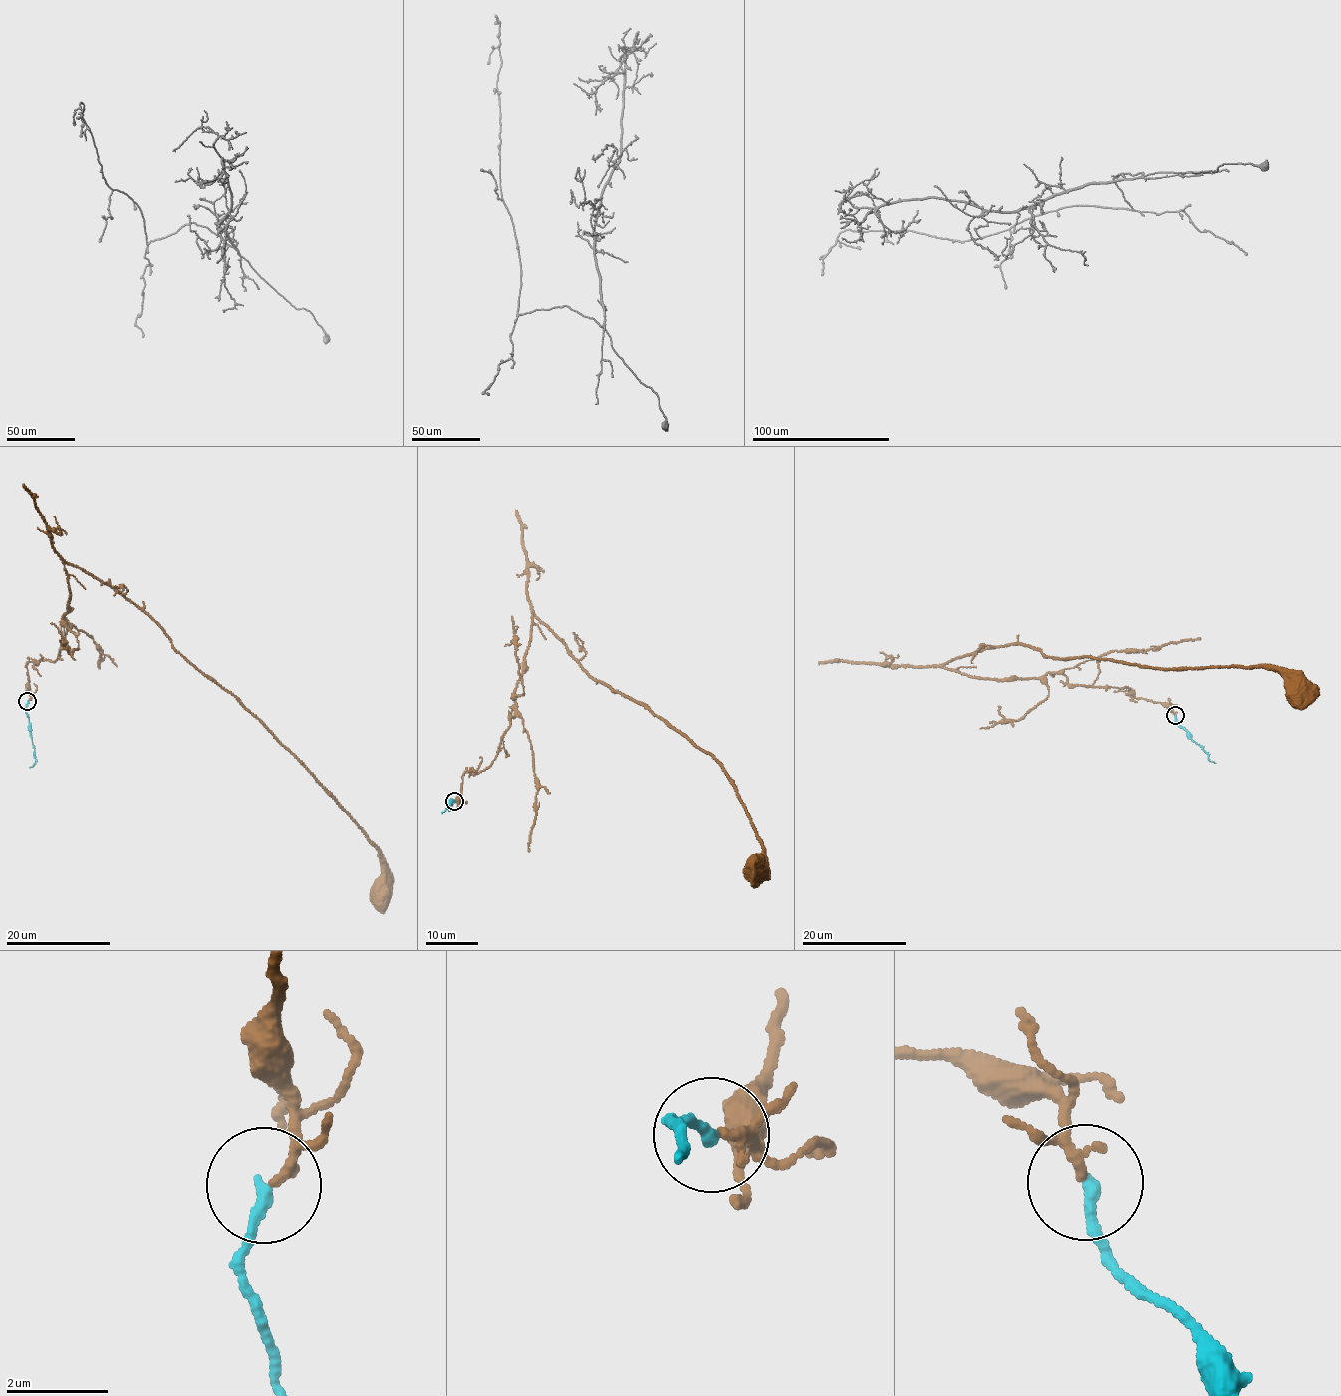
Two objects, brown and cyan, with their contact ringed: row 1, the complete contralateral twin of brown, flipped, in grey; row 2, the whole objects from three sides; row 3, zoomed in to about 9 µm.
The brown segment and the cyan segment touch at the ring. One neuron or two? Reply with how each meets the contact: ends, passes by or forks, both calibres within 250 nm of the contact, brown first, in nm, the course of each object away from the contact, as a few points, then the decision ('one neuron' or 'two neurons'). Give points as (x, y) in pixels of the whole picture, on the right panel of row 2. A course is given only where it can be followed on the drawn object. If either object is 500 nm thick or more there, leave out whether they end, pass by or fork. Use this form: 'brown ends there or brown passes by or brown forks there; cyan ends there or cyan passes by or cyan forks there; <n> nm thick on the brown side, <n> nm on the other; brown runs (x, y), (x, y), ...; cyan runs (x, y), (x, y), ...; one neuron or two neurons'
brown passes by; cyan ends there; 140 nm thick on the brown side, 240 nm on the other; brown runs (1174, 715), (1130, 687), (1056, 673), (976, 678), (944, 665), (1019, 642), (1142, 667), (1272, 666), (1298, 693); cyan runs (1175, 716), (1178, 725), (1215, 763); one neuron

